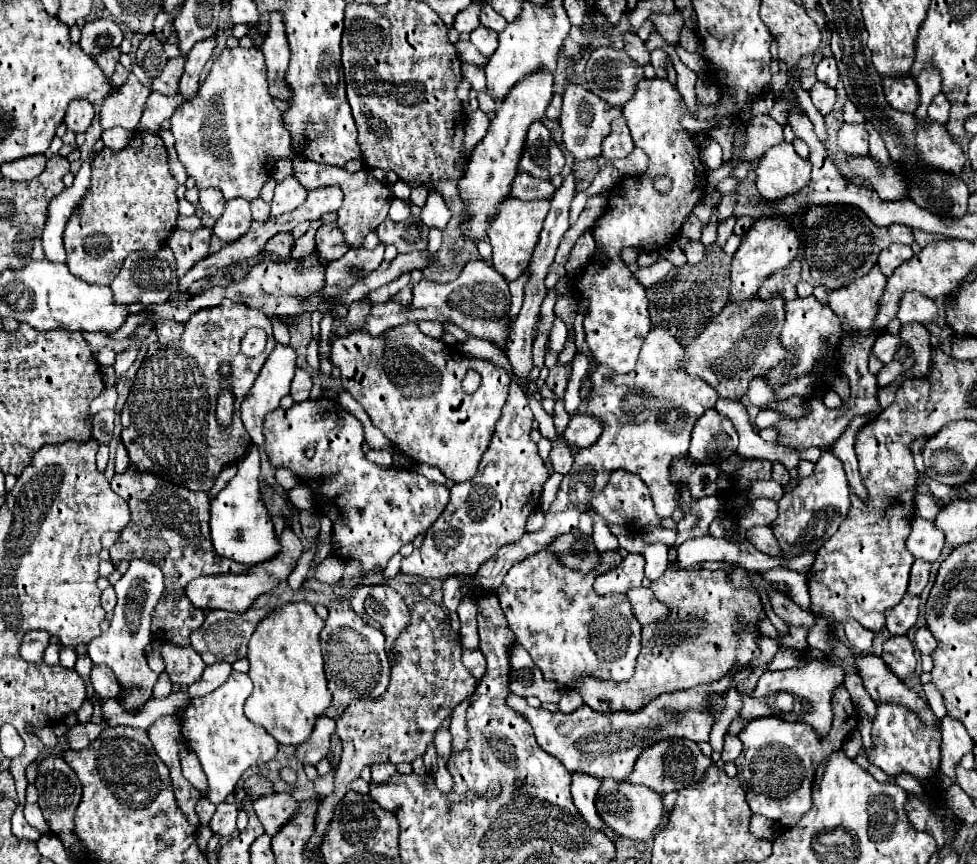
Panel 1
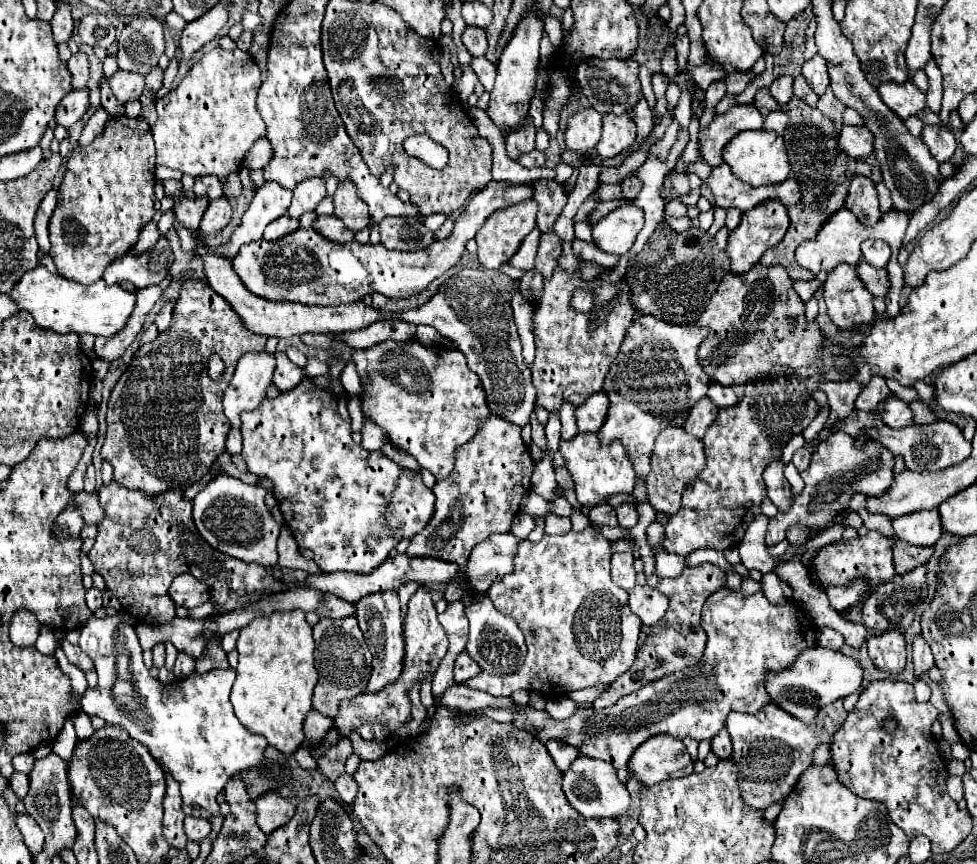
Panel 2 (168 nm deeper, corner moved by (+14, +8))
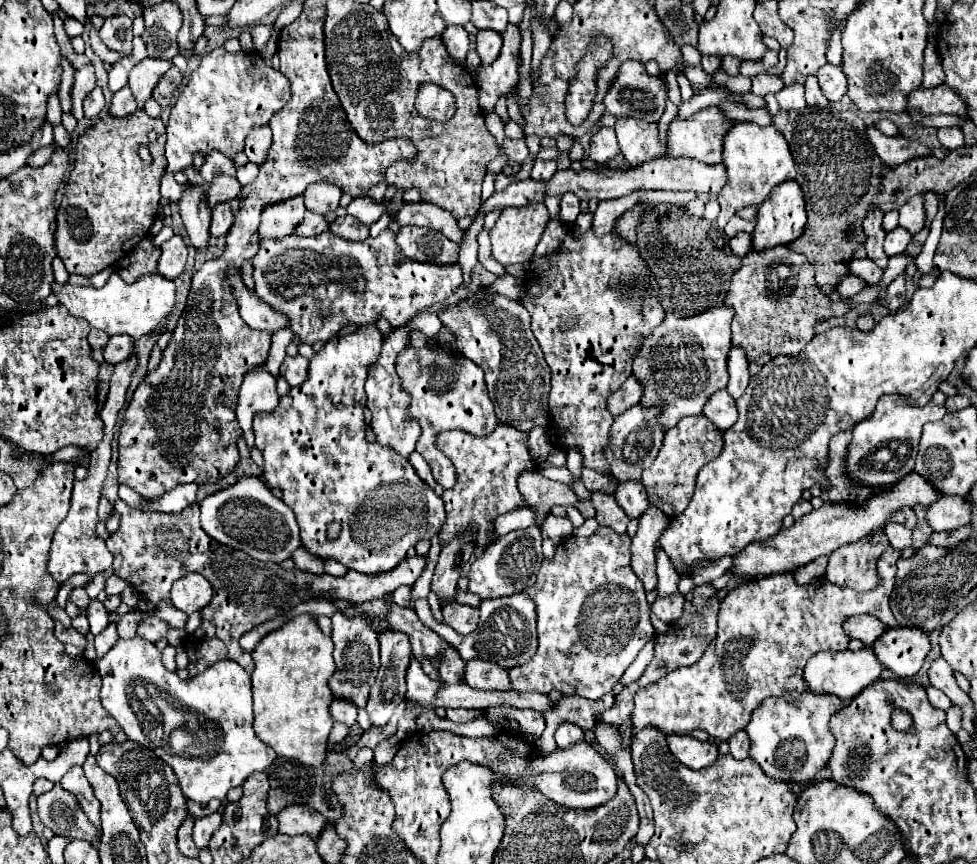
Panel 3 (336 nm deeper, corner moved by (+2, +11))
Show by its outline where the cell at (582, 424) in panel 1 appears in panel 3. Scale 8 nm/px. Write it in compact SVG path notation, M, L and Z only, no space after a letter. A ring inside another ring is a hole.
M630 376L630 378L622 384L620 390L616 390L616 392L610 394L610 400L608 400L608 404L606 404L606 406L608 406L608 412L610 412L612 416L618 416L618 414L626 412L628 408L636 406L638 400L640 400L640 396L642 396L642 386L636 382L636 378Z

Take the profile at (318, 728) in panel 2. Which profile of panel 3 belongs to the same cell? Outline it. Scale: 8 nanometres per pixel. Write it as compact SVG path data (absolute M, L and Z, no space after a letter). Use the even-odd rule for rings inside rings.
M334 700L330 706L330 716L334 722L342 722L346 726L352 726L356 722L356 706L346 700Z

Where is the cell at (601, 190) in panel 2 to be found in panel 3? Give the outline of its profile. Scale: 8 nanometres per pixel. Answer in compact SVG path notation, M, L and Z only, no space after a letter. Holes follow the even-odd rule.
M716 106L704 108L686 120L674 118L670 124L670 130L668 130L668 144L670 144L668 154L670 156L688 156L688 158L700 160L704 164L720 164L722 162L724 136L726 136L726 132L730 132L730 128L734 124L736 124L736 120L726 118L724 112Z

